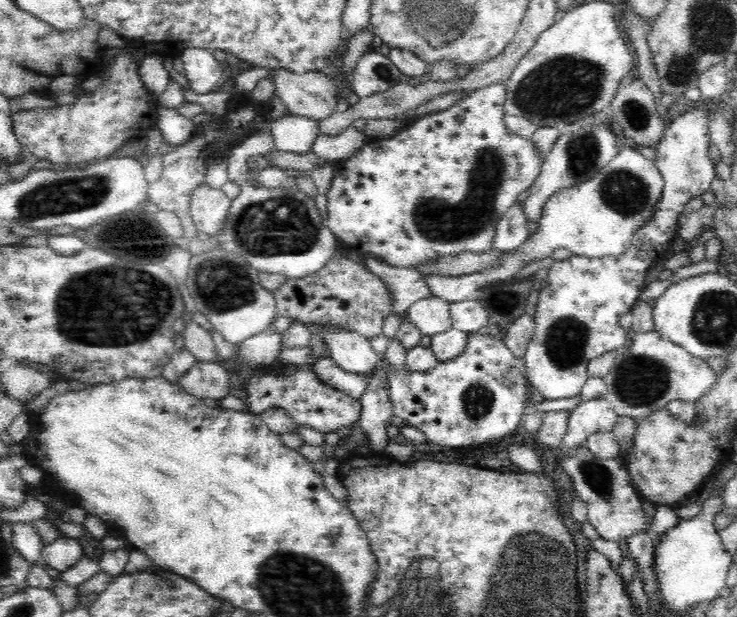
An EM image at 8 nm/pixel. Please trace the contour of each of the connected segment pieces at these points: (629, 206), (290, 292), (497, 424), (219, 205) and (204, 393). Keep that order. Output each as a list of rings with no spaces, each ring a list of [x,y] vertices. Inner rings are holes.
[[[624,146],[620,154],[595,178],[570,187],[557,193],[547,203],[542,218],[538,220],[539,231],[530,234],[522,246],[502,256],[498,265],[483,272],[462,276],[423,276],[431,294],[449,303],[472,299],[484,286],[498,280],[514,280],[526,265],[551,256],[557,248],[567,248],[576,256],[616,258],[630,248],[638,228],[644,226],[657,212],[663,196],[664,178],[655,160],[648,160],[636,149]]]
[[[340,253],[330,260],[319,272],[299,280],[288,279],[280,288],[271,291],[275,296],[277,316],[286,316],[310,325],[350,329],[368,339],[382,334],[382,322],[392,310],[392,297],[387,286],[364,264],[351,262]]]
[[[479,331],[467,333],[464,350],[453,359],[438,361],[428,372],[414,372],[406,365],[388,370],[388,390],[394,415],[405,420],[409,426],[421,430],[428,442],[440,446],[472,446],[504,440],[520,432],[526,400],[527,366],[507,347],[505,341]]]
[[[201,182],[192,192],[191,225],[196,226],[200,233],[214,237],[223,229],[230,206],[231,200],[222,190],[215,190]]]
[[[217,361],[196,362],[180,380],[178,385],[196,398],[220,400],[230,395],[230,374]]]

